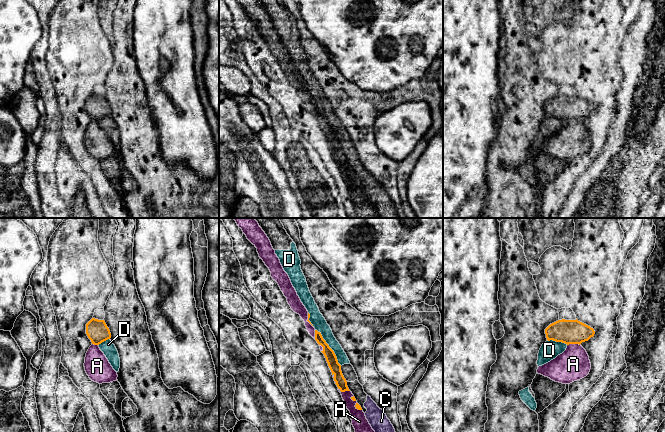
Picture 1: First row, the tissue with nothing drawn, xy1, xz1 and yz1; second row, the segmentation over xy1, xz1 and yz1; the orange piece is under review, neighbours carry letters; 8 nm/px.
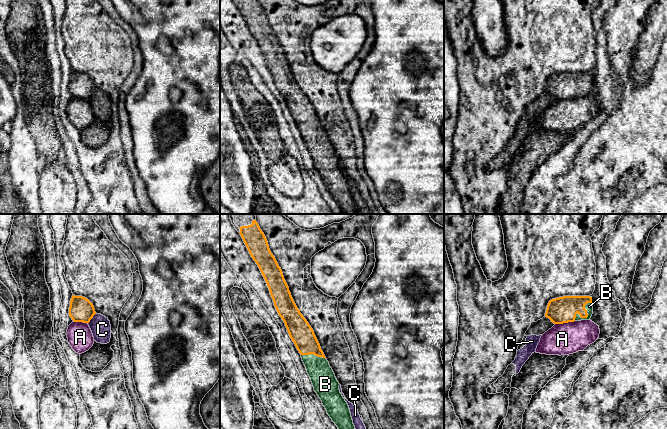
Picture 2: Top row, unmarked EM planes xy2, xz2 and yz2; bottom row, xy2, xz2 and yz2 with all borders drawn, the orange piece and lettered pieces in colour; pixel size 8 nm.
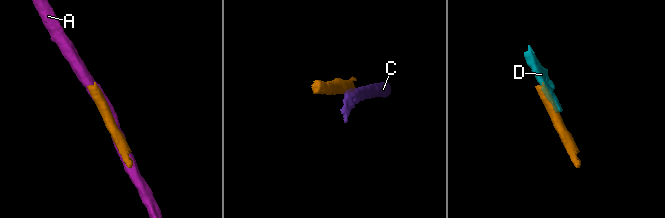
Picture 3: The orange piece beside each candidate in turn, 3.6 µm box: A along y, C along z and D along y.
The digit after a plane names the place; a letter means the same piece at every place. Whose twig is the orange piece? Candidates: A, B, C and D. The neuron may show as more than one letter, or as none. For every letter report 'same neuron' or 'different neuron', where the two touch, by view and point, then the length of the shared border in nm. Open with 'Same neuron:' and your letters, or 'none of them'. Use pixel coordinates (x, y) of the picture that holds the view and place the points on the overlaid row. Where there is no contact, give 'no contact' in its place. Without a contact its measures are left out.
Same neuron: B
A: different neuron | yz2 (564, 322) | 160 nm
B: same neuron | yz2 (587, 316) | 200 nm
C: different neuron | xy2 (92, 317) | 110 nm
D: different neuron | xz1 (329, 347) | 360 nm

